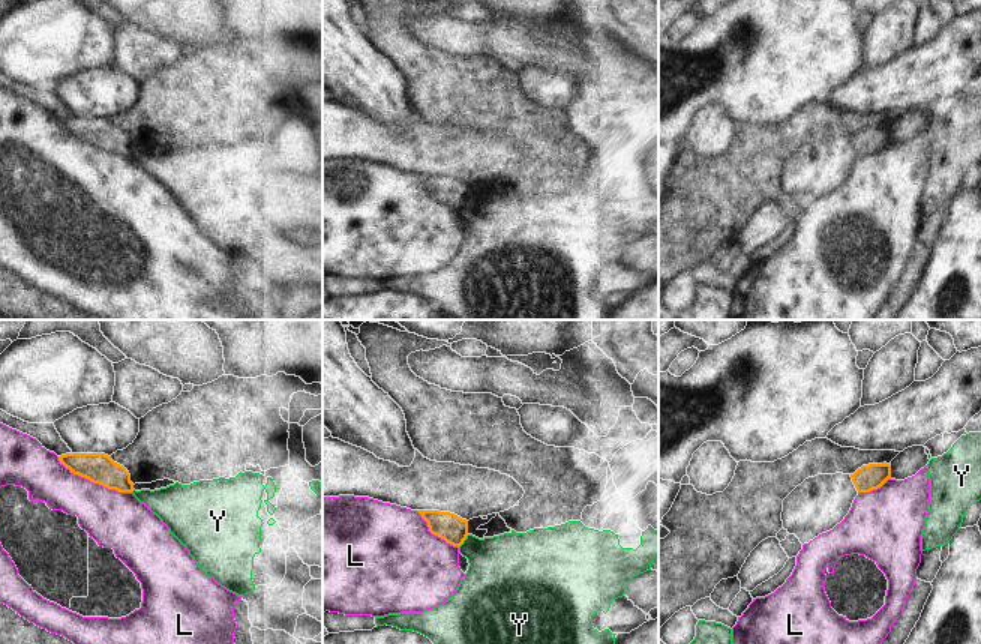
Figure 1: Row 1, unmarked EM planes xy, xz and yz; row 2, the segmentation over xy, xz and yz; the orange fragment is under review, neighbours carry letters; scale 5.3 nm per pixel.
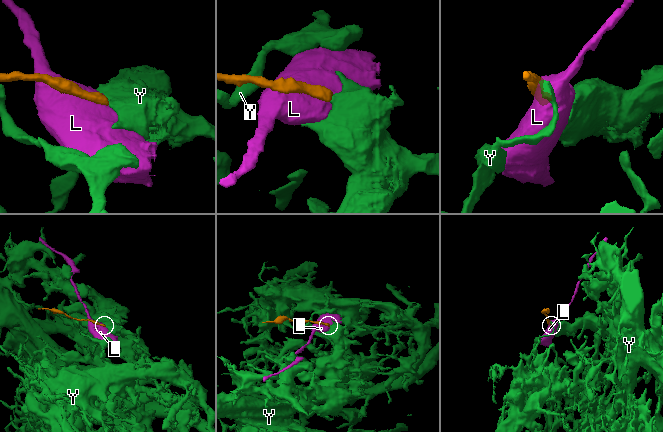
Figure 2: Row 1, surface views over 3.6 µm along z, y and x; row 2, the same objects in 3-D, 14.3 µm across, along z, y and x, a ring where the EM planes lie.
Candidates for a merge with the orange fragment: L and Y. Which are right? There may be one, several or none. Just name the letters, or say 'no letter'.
no letter

